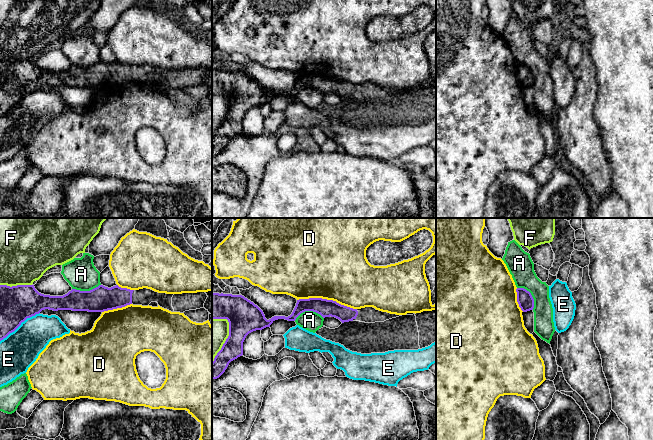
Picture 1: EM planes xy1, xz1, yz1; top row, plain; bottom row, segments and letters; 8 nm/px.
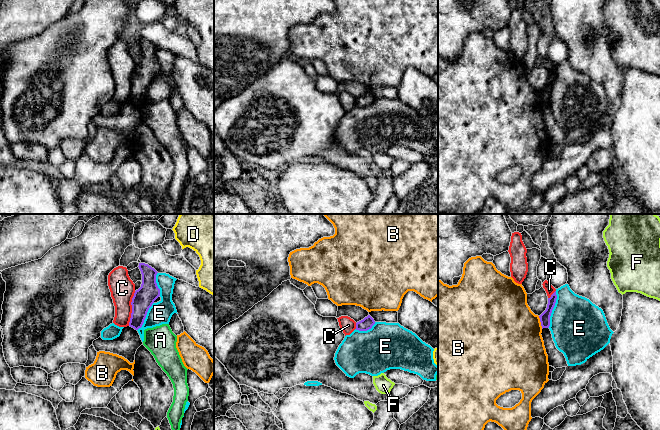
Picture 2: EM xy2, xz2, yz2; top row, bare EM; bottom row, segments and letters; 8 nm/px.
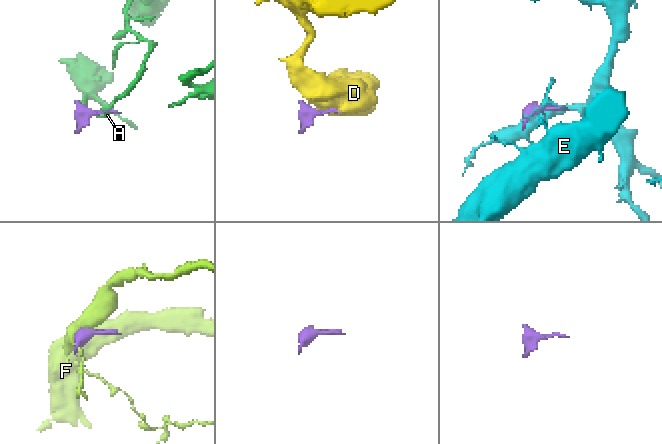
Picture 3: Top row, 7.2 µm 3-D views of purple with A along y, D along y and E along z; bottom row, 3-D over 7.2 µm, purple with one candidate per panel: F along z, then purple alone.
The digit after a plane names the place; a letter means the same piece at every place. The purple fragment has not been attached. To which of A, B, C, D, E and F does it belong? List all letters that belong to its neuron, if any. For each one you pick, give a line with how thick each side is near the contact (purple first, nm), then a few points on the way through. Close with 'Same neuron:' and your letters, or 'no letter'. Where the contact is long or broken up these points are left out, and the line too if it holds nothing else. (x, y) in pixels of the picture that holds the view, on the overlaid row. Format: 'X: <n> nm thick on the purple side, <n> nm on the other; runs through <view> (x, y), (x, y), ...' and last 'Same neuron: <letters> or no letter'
Same neuron: no letter

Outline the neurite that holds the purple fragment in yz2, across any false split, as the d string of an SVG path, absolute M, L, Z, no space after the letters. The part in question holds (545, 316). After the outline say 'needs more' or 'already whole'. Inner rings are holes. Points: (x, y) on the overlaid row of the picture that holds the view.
M556 291L551 295L550 298L548 298L548 304L546 310L539 316L542 329L543 328L549 328L550 326L550 316L552 313L552 310L555 306L557 299Z; already whole

